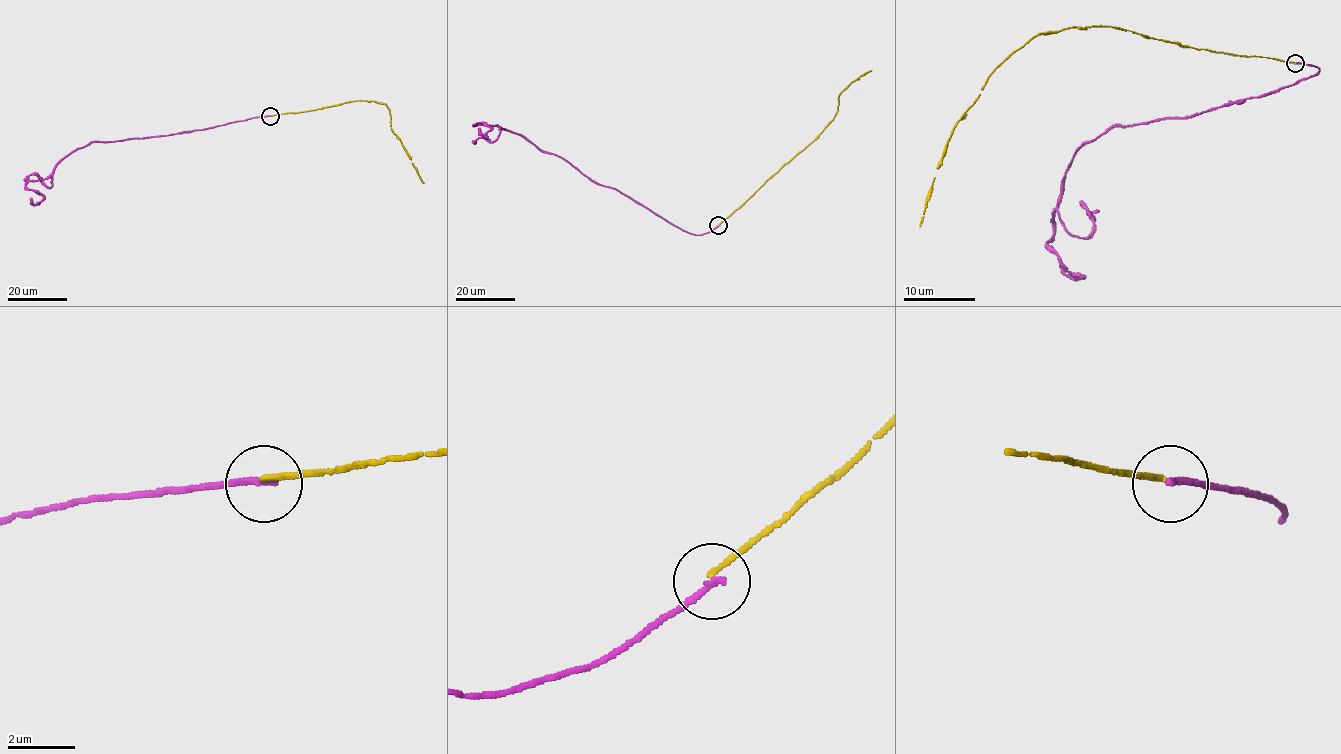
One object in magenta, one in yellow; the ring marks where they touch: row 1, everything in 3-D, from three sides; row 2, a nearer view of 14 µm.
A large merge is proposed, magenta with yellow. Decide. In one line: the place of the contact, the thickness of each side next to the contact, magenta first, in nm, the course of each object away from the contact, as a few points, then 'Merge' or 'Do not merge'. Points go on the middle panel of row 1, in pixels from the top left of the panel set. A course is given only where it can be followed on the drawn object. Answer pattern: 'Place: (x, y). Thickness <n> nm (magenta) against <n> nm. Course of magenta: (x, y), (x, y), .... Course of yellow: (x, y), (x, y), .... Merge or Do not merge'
Place: (718, 225). Thickness 190 nm (magenta) against 140 nm. Course of magenta: (719, 225), (698, 235), (687, 232), (518, 134), (473, 125), (485, 122), (488, 131), (483, 134), (478, 128). Course of yellow: (719, 225), (822, 131), (837, 109), (838, 95), (871, 70). Do not merge

